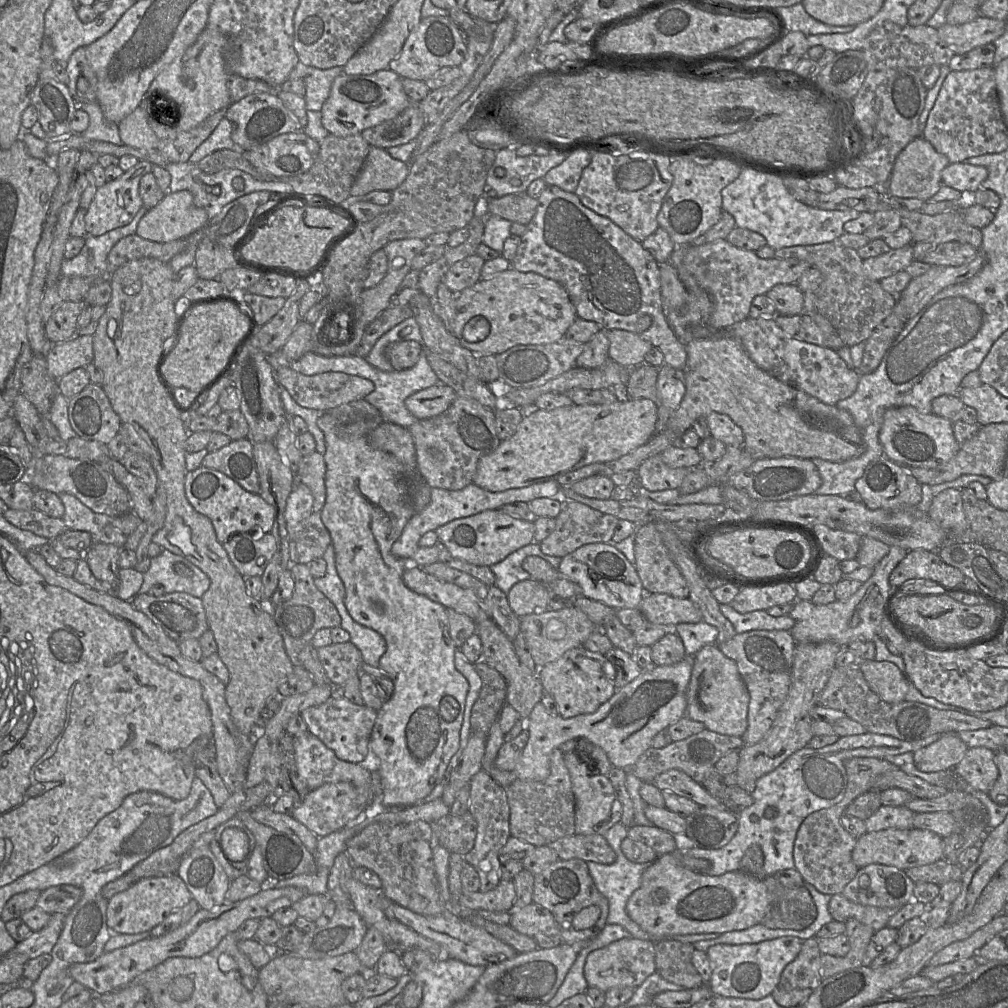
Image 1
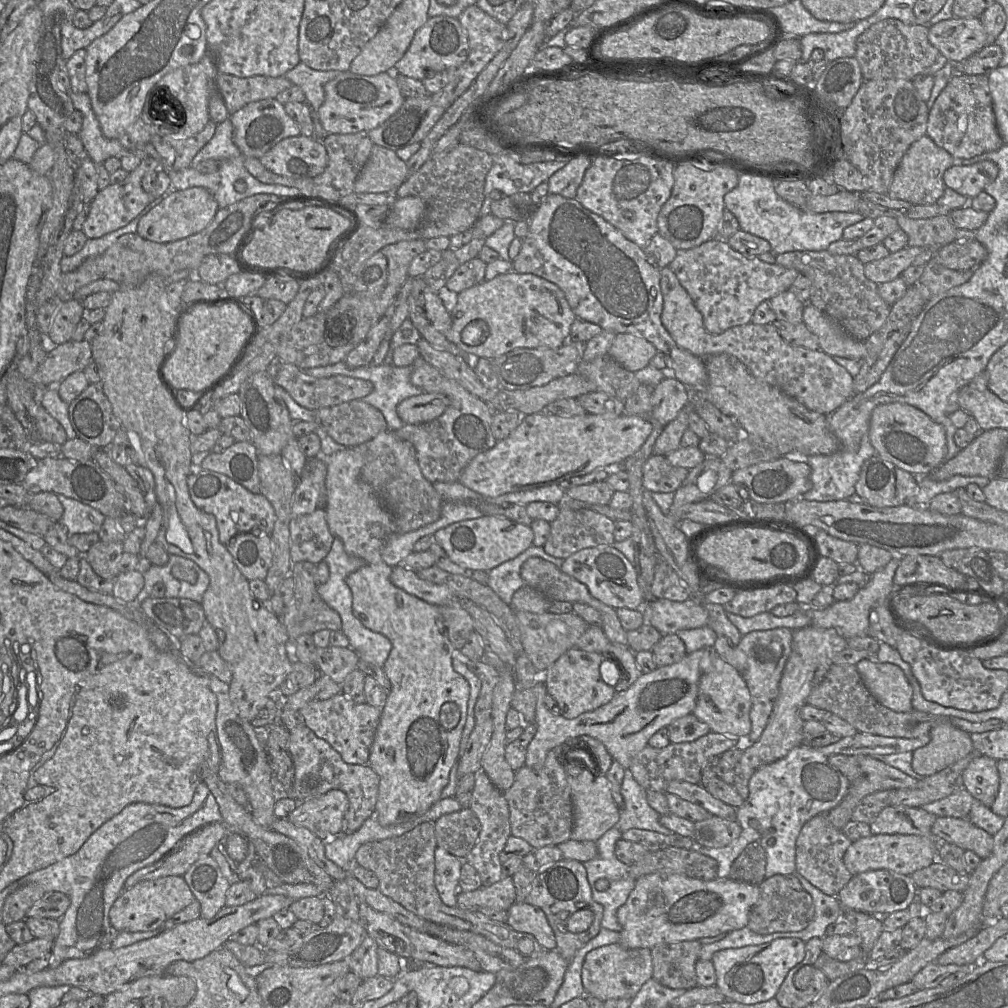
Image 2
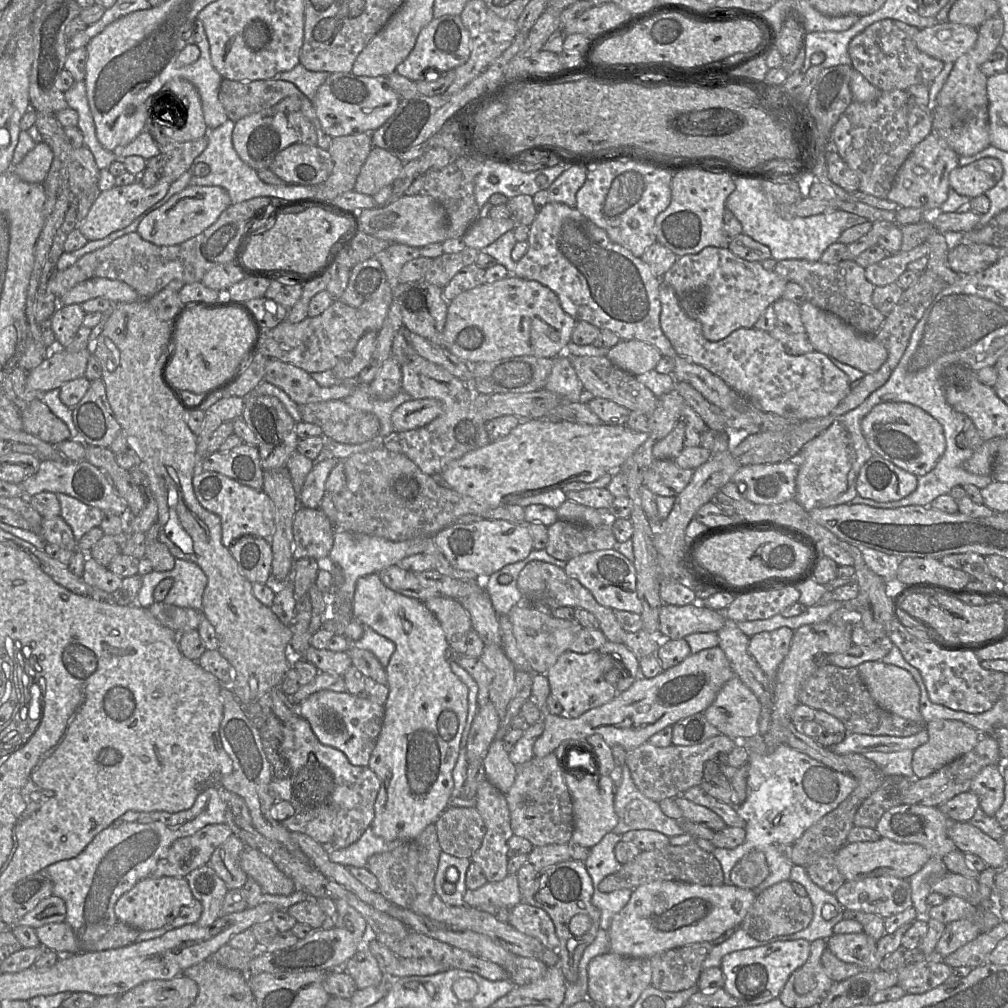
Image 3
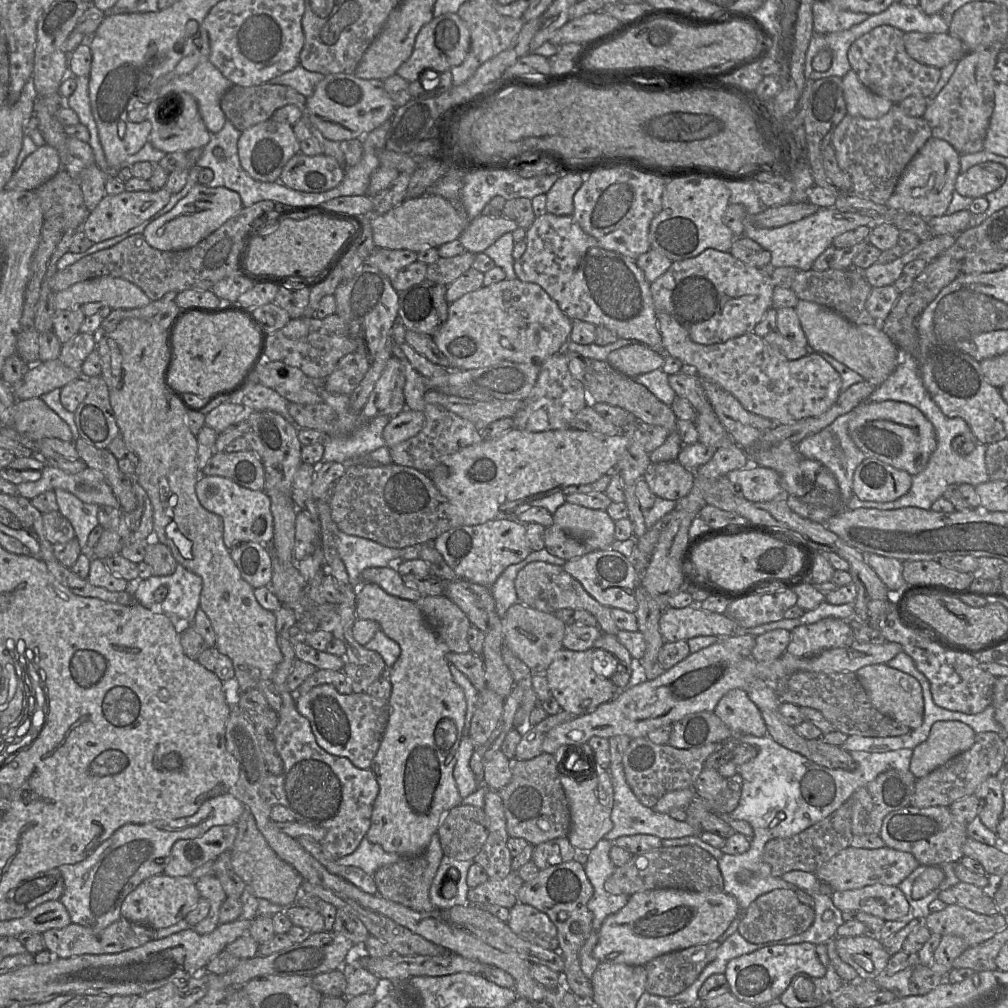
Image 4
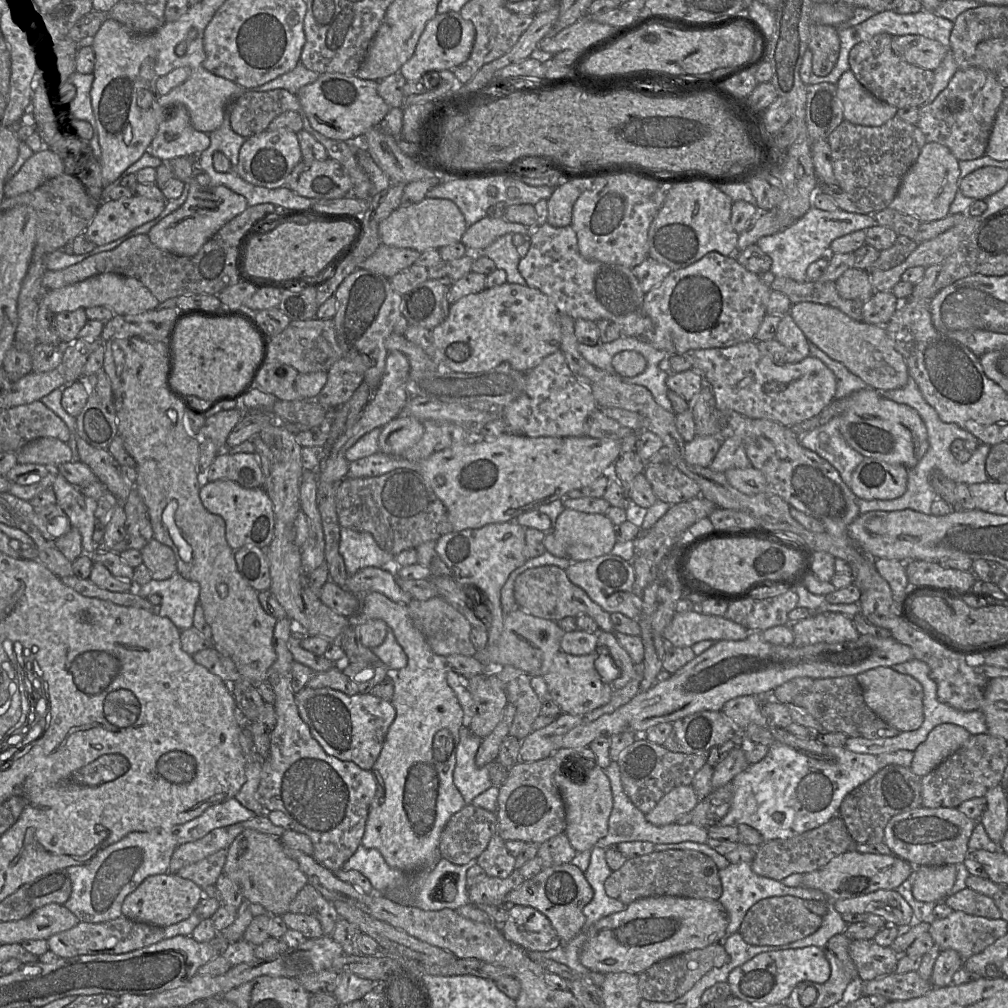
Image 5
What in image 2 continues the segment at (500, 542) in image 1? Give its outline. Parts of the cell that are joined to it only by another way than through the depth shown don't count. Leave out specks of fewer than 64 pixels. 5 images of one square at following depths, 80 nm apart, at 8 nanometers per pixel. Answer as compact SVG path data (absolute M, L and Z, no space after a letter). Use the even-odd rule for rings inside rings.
M482 516L477 519L460 521L439 529L433 536L434 541L444 549L455 564L483 571L490 571L515 558L533 546L534 540L534 533L530 526L496 516Z

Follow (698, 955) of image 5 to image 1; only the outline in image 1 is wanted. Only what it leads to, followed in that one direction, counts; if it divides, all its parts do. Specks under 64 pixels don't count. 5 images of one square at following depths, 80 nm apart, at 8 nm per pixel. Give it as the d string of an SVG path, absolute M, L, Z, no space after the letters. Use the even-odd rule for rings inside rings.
M672 939L655 942L656 971L683 989L702 987L705 983L691 961L694 951L692 943Z

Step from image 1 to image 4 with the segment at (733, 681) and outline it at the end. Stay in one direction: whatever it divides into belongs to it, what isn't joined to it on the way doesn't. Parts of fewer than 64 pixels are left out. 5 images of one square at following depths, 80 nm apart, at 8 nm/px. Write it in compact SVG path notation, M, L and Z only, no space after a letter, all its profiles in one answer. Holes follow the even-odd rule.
M743 689L728 691L713 712L734 735L750 734L762 737L768 734L760 710Z

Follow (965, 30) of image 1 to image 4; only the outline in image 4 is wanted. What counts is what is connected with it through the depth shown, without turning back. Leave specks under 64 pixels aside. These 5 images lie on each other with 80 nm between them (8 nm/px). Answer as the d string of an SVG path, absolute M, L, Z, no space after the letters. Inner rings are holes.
M906 32L903 36L905 50L914 60L939 69L952 61L959 61L966 48L962 41L947 33Z

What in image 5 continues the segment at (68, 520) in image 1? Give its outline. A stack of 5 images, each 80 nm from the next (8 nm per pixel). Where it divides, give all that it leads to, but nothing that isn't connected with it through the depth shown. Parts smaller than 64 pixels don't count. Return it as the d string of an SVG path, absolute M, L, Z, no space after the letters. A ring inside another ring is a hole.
M61 474L56 475L52 488L56 504L68 516L72 527L81 534L83 553L92 554L97 551L100 544L95 543L92 538L97 500L82 494L79 487L70 484Z

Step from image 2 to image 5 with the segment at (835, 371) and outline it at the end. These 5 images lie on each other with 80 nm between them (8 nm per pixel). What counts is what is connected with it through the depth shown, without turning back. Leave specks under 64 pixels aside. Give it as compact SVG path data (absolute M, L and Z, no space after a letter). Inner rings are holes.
M755 339L725 348L697 349L687 353L691 353L693 358L692 369L703 376L705 383L713 392L725 435L728 433L725 416L732 411L749 418L774 421L790 428L818 415L834 400L837 386L834 373L820 359L811 355L797 363L776 365L759 351Z

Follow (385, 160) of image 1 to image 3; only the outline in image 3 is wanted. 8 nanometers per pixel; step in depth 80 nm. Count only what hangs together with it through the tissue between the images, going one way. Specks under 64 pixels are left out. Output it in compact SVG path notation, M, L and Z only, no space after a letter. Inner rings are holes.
M372 147L360 173L356 179L354 190L359 193L374 196L383 187L391 185L402 171L404 162L399 156L380 147Z

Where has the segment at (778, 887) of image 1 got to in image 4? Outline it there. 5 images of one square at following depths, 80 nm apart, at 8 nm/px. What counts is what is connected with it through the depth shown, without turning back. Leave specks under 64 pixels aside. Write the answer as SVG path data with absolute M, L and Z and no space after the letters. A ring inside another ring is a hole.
M775 889L759 896L749 905L741 914L737 931L748 942L760 944L801 934L809 929L814 919L814 909L801 903L793 890Z

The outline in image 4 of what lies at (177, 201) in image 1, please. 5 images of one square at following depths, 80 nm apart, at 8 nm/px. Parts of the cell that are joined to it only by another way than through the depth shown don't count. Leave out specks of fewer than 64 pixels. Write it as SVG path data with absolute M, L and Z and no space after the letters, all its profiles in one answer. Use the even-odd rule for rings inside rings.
M195 184L167 213L152 221L143 236L153 248L163 251L179 251L194 247L243 208L240 195L226 187L209 187Z

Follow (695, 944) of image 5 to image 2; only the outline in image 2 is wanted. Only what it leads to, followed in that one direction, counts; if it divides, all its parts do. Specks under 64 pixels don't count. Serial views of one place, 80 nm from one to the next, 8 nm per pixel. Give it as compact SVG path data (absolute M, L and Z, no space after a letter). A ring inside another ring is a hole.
M662 872L641 876L627 901L617 911L622 927L620 944L627 949L652 949L658 945L698 940L744 928L759 897L759 885L729 877L703 881Z

